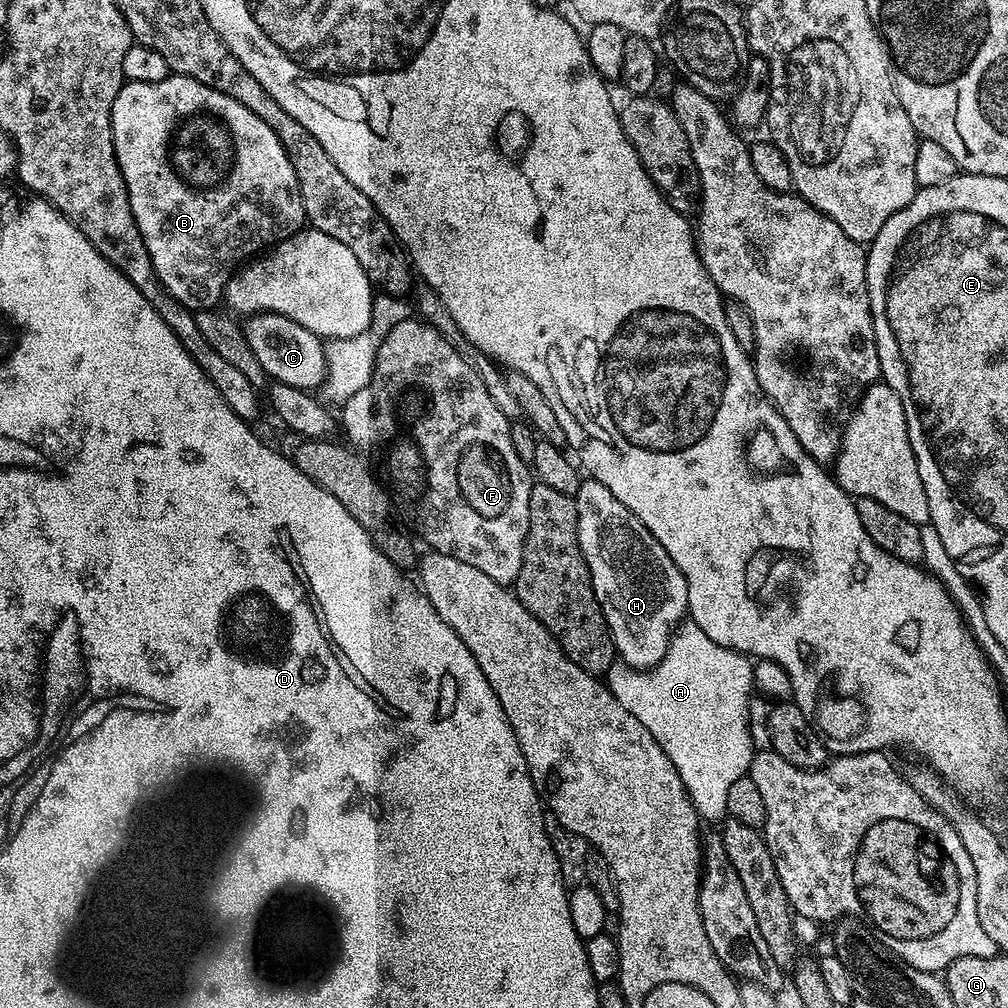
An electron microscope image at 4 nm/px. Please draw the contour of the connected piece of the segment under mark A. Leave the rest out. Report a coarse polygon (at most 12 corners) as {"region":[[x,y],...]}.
{"region":[[676,625],[606,683],[692,807],[728,816],[754,747],[753,661]]}

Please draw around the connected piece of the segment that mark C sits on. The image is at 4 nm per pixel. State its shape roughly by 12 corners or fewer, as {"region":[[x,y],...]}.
{"region":[[257,313],[244,339],[266,377],[323,385],[325,341],[285,316]]}

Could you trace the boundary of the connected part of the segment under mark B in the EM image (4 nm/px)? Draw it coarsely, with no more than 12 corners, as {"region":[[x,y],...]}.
{"region":[[194,78],[120,87],[112,145],[190,310],[305,227],[278,134]]}

